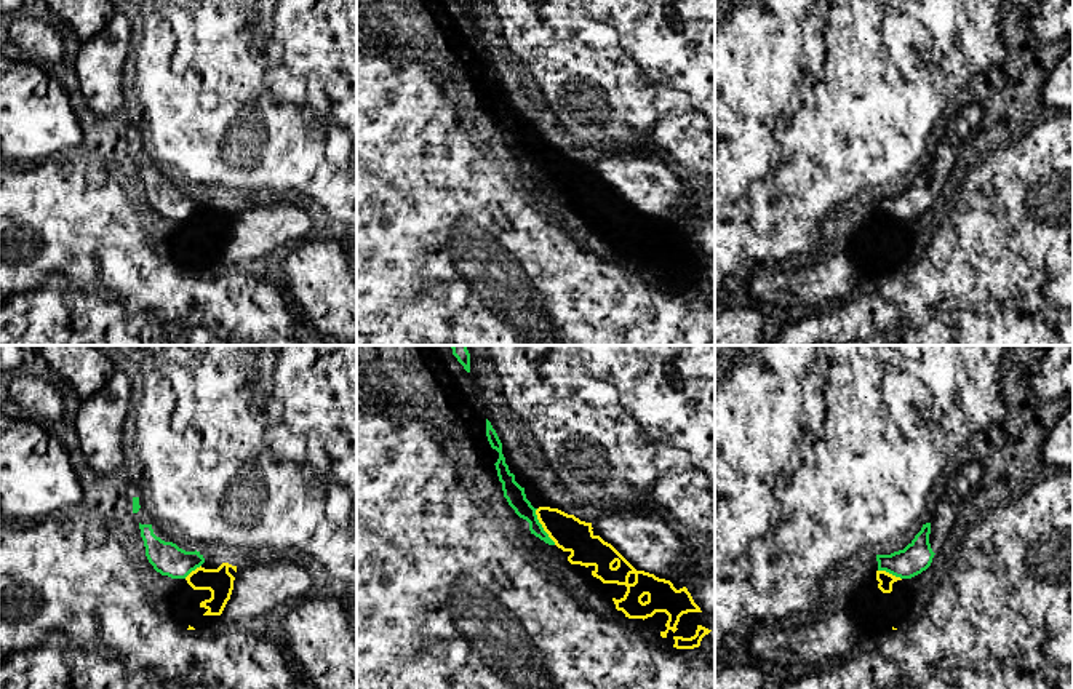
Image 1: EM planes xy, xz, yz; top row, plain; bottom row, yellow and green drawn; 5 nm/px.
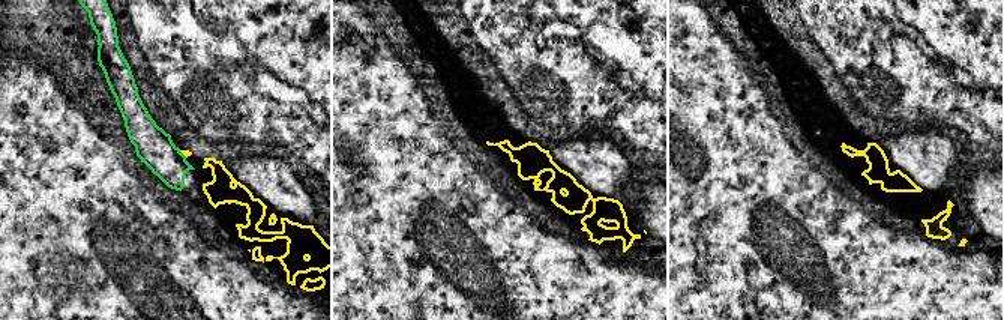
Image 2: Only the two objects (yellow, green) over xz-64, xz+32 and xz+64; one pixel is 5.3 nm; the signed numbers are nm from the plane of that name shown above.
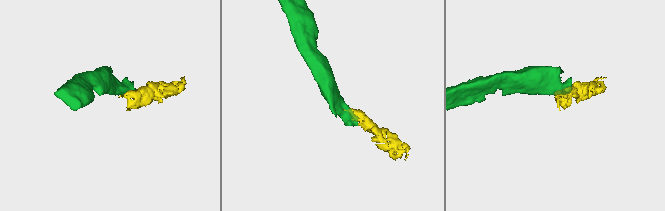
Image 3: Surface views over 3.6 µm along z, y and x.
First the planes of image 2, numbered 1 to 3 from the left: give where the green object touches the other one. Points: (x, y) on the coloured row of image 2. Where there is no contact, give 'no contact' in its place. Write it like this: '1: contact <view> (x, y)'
1: contact xz-64 (183, 153)
2: no contact
3: no contact

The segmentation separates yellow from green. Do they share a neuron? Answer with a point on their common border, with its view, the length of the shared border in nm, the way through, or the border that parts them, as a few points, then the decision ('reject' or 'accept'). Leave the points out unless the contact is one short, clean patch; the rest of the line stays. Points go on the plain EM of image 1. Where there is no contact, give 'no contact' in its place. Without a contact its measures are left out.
xz (542, 168) | 200 nm | along xz (536, 151), (536, 160), (555, 186) | reject

